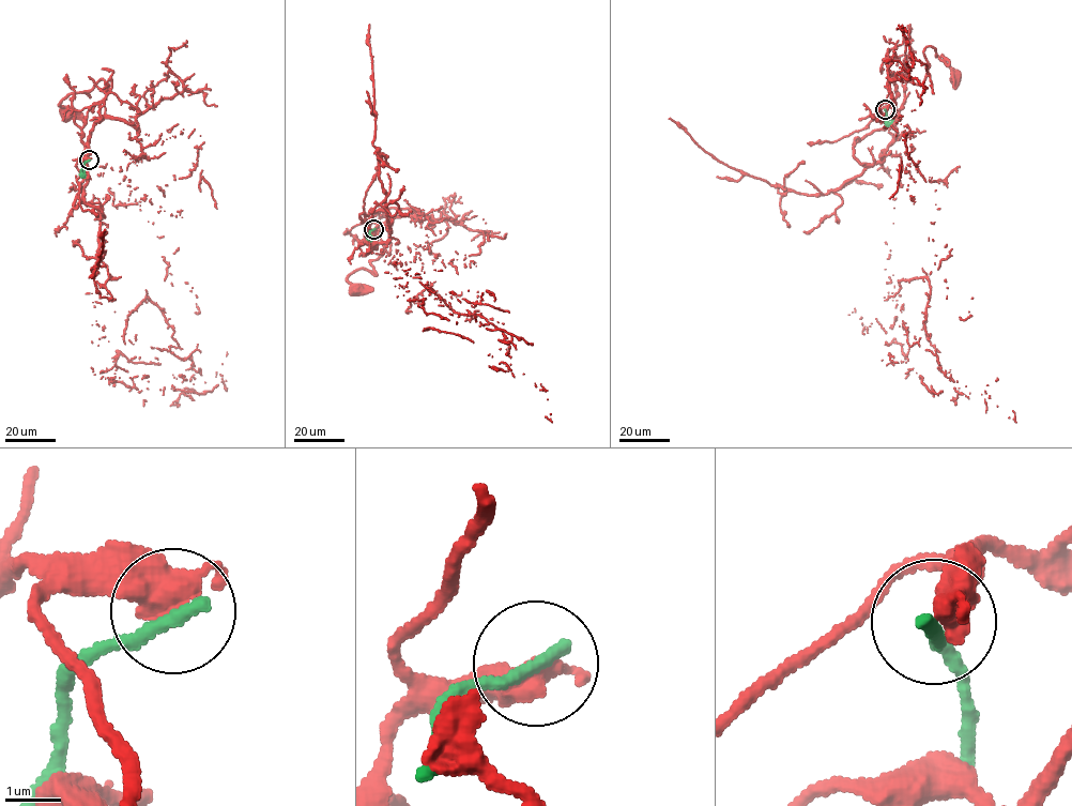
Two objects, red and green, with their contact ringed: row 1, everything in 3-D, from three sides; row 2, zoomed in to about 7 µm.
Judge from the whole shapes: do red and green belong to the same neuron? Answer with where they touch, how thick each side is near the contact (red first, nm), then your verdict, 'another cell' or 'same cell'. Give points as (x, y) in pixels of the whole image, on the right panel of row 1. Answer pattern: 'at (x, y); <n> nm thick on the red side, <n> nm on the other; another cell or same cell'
at (885, 109); 480 nm thick on the red side, 300 nm on the other; another cell

